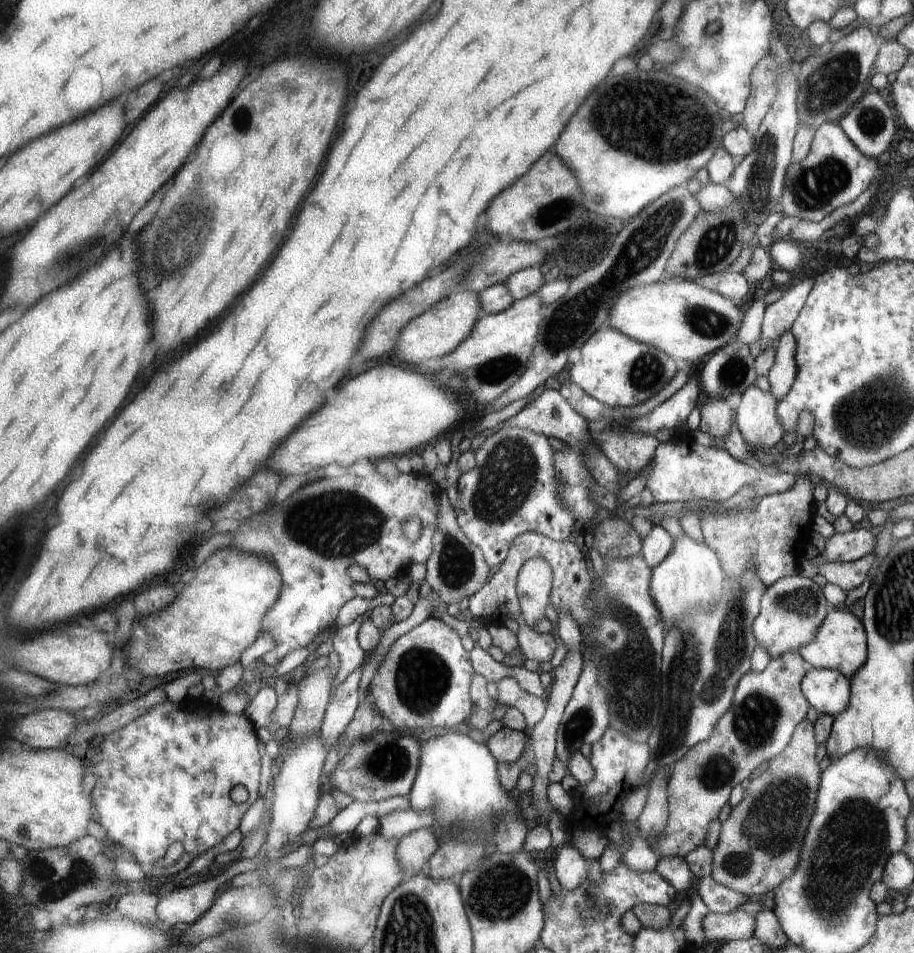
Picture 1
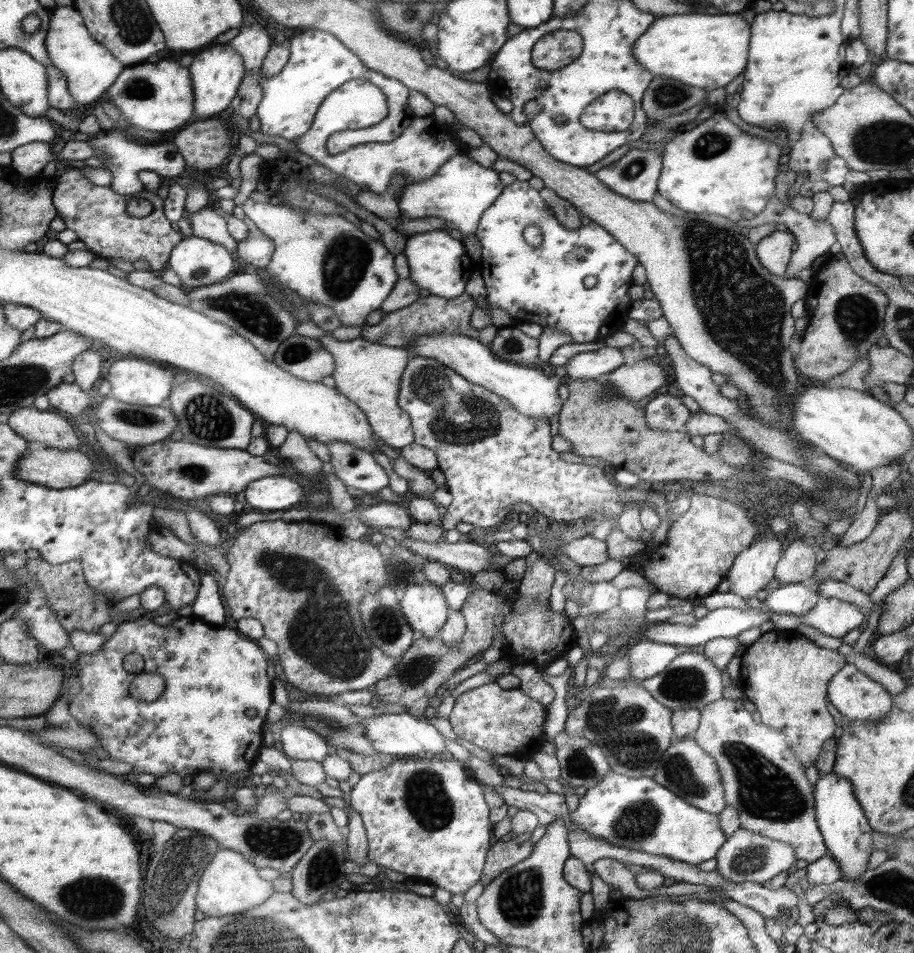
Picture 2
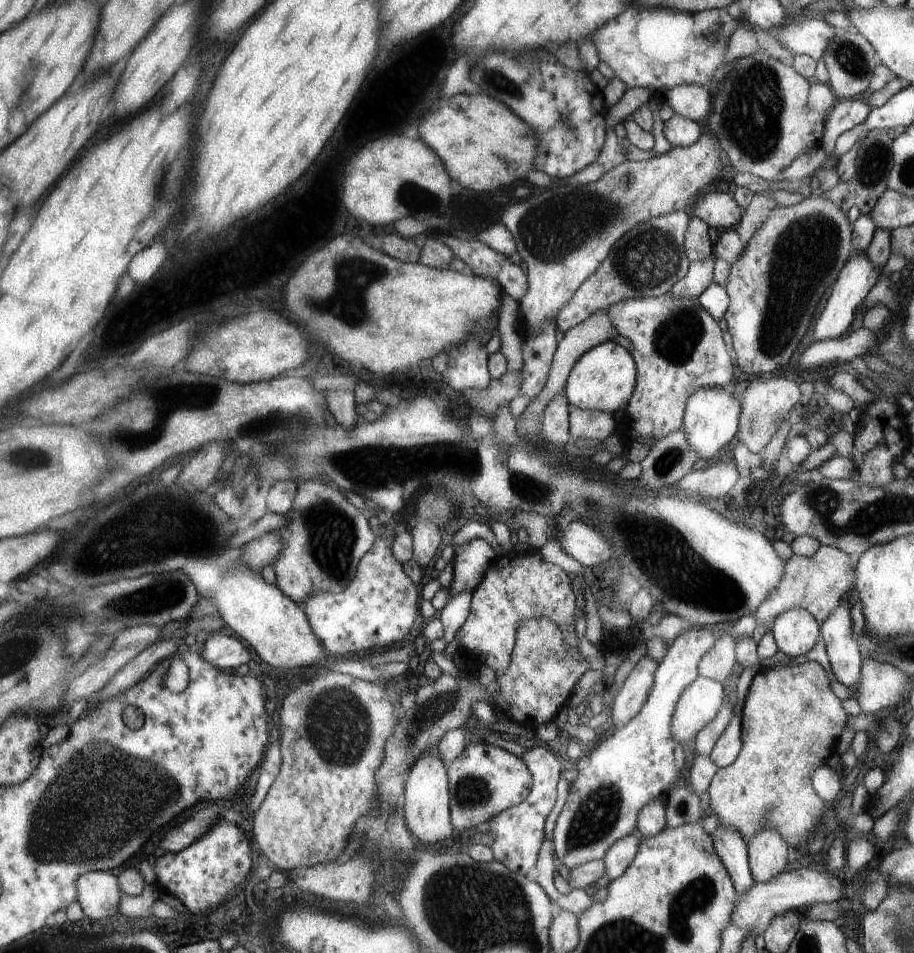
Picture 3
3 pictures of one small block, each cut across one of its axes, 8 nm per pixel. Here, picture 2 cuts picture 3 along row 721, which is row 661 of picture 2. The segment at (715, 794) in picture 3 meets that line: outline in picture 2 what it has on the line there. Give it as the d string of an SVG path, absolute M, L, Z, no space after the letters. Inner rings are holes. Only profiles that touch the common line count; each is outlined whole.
M765 628L762 636L753 642L741 656L741 670L736 686L745 696L745 702L756 712L760 713L761 724L783 732L788 738L789 747L793 748L803 768L808 769L821 754L822 746L828 738L834 736L834 718L826 710L826 688L830 678L841 672L846 666L846 657L836 650L826 649L816 645L796 630L773 630Z

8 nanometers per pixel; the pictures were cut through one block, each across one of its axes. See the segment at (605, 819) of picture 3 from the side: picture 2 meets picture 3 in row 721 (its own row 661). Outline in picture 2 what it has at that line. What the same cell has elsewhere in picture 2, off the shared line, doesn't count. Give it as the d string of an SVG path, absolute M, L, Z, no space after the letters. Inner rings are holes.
M645 638L628 649L626 657L630 659L630 675L641 682L662 673L678 655L677 646Z

